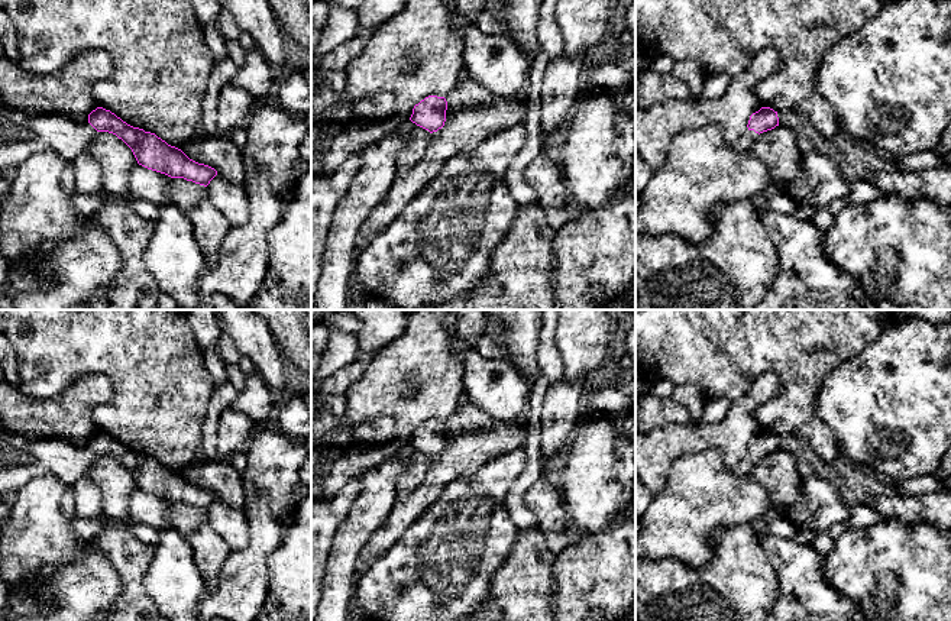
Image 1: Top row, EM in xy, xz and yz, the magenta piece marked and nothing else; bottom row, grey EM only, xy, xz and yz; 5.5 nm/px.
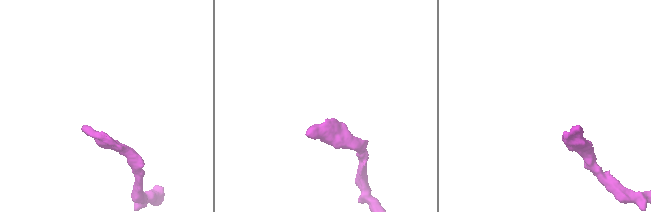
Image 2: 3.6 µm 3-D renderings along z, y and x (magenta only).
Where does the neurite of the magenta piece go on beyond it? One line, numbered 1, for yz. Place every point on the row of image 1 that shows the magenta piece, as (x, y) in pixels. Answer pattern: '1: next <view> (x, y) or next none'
1: next yz (750, 136)

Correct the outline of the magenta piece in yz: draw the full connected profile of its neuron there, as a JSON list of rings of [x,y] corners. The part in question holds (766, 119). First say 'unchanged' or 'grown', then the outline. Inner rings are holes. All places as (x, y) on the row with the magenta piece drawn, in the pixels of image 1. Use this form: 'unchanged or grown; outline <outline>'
grown; outline [[[761,107],[750,116],[748,130],[738,138],[735,146],[740,151],[747,151],[763,132],[772,130],[776,126],[779,126],[777,111],[770,107]]]

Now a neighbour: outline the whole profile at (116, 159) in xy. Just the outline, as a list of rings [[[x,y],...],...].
[[[98,132],[87,152],[100,164],[103,190],[114,198],[129,198],[130,169],[138,165],[132,149],[116,135]]]

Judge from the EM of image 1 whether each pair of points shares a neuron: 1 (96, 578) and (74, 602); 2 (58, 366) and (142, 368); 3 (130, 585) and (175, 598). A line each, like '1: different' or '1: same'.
1: same
2: same
3: different

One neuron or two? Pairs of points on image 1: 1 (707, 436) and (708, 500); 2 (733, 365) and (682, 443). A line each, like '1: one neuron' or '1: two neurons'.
1: two neurons
2: two neurons

